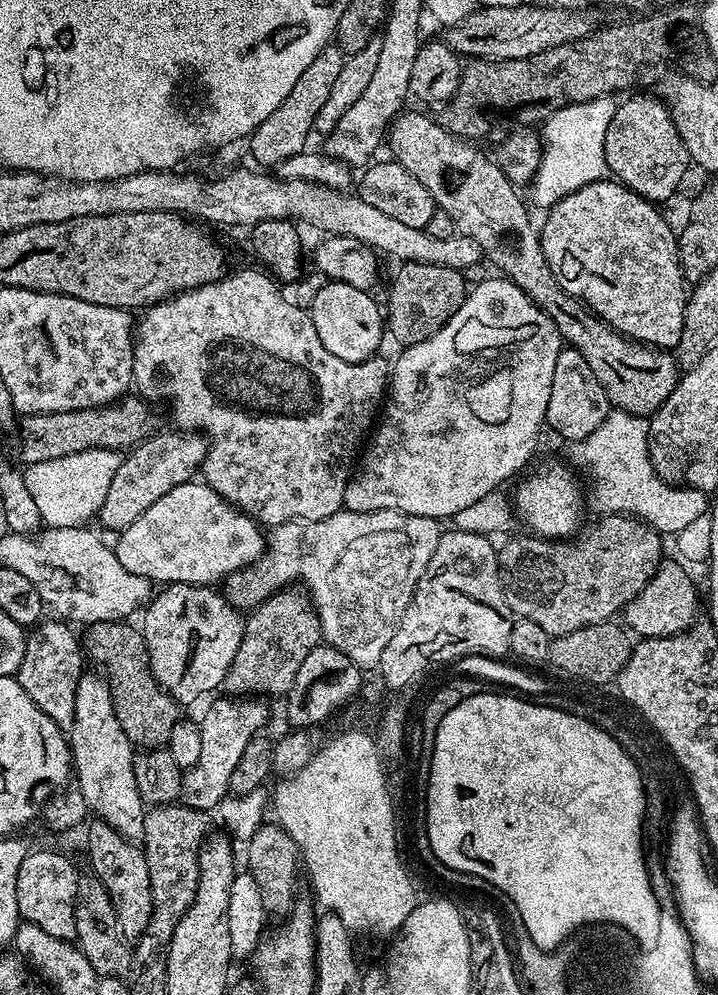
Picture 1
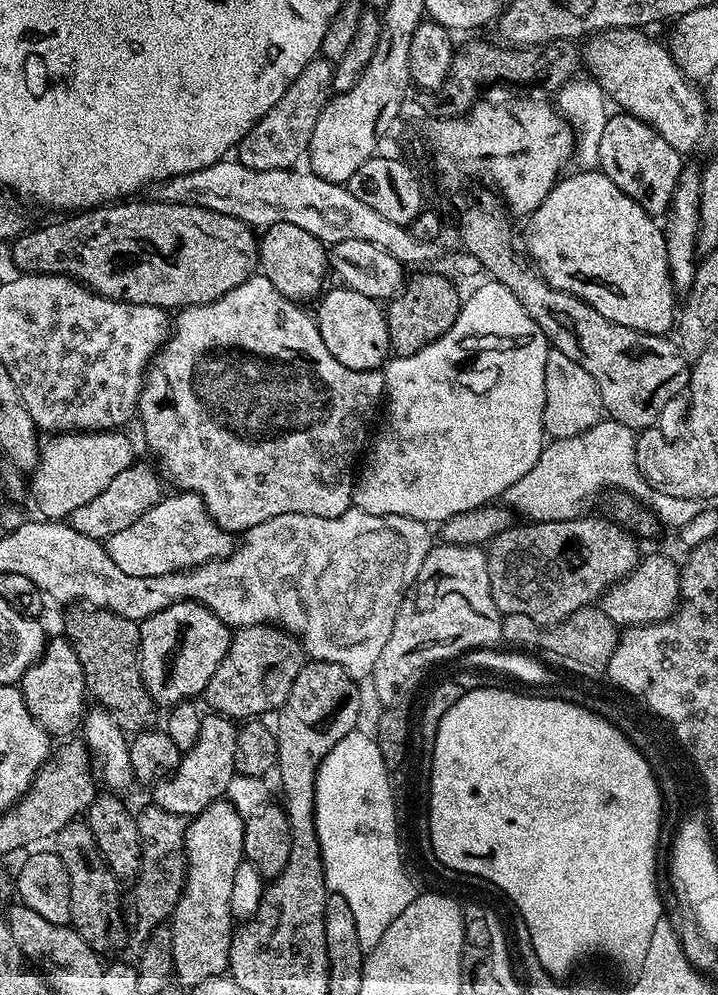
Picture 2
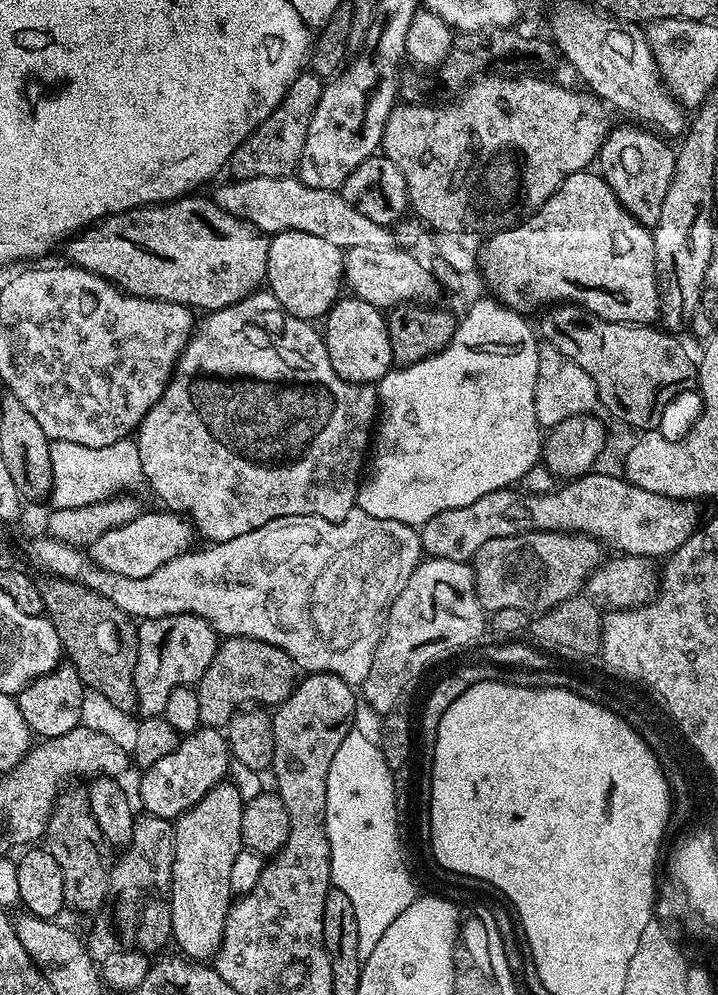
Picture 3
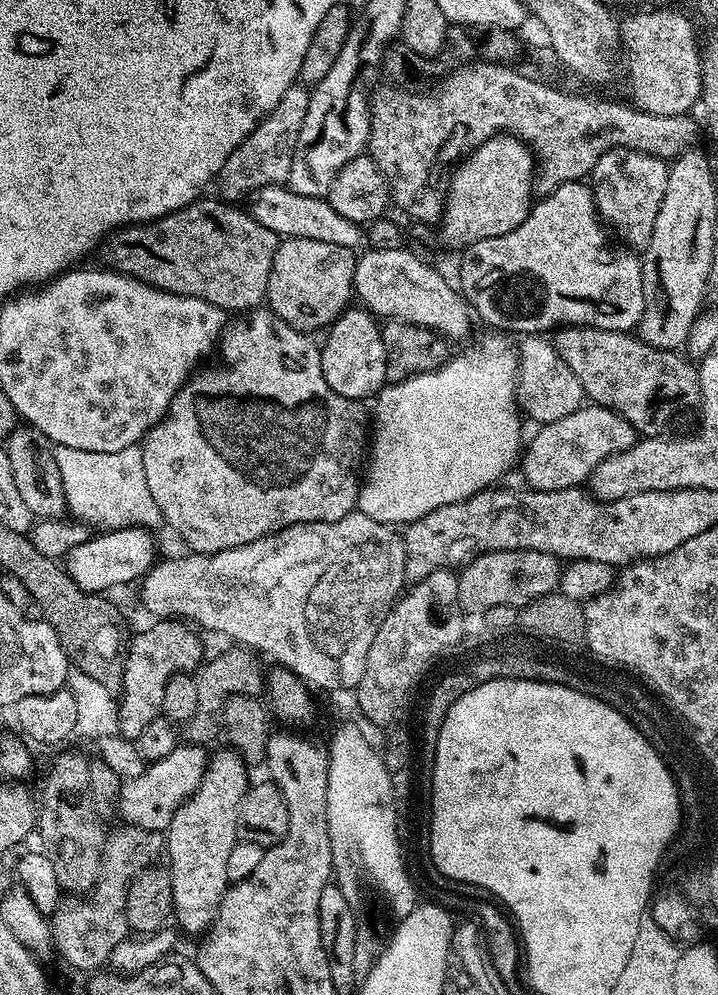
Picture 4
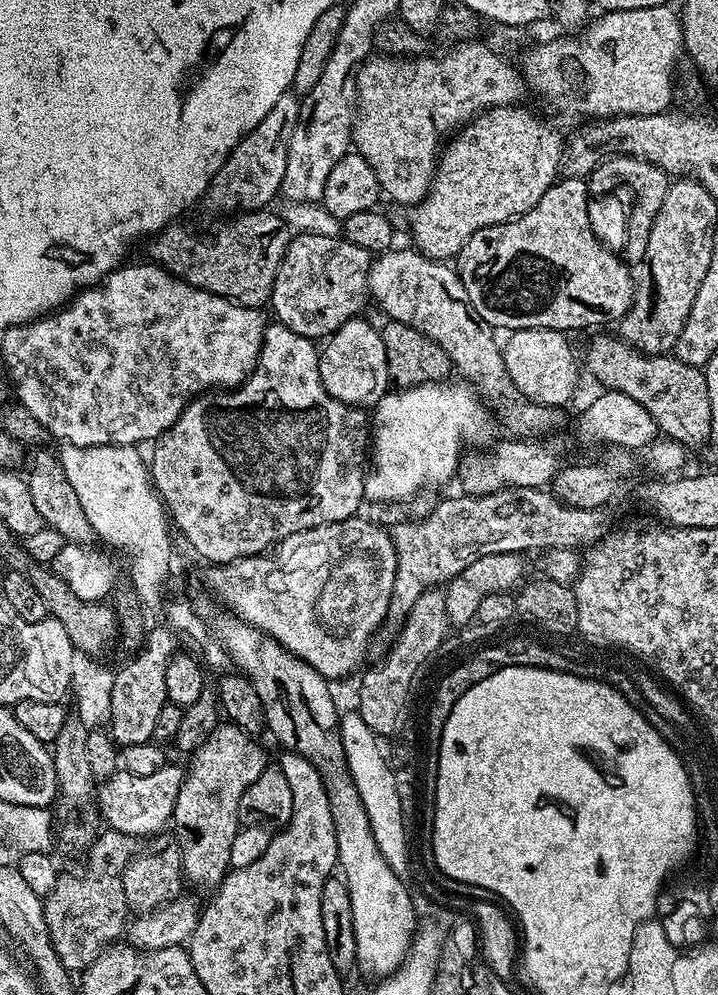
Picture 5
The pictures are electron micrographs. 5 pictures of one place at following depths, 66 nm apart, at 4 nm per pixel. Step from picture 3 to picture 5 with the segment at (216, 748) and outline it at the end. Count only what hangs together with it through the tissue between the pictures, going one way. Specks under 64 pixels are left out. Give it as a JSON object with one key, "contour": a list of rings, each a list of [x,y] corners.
{"contour":[[[165,762],[158,770],[154,770],[154,774],[130,774],[117,770],[112,776],[101,779],[95,789],[99,819],[113,832],[137,838],[154,837],[169,827],[184,773],[181,765],[179,768],[172,762]]]}

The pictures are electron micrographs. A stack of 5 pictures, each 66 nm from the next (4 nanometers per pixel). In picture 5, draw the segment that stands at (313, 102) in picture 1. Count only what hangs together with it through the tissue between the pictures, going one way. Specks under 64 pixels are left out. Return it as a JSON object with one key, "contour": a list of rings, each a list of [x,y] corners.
{"contour":[[[291,91],[282,94],[278,102],[274,102],[270,114],[250,130],[234,146],[234,150],[226,158],[226,162],[216,172],[208,186],[206,201],[216,212],[228,212],[227,214],[243,214],[264,210],[269,207],[272,199],[277,199],[280,187],[282,186],[282,174],[286,174],[286,154],[290,146],[290,134],[298,126],[300,117],[299,95]]]}

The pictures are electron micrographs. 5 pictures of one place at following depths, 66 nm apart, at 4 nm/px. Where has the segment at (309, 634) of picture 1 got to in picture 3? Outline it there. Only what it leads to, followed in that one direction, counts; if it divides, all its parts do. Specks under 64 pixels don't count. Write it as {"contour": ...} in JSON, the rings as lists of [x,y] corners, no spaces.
{"contour":[[[245,636],[223,639],[218,645],[213,662],[196,685],[203,727],[223,729],[230,717],[245,706],[273,707],[284,701],[296,685],[296,667],[280,647]]]}

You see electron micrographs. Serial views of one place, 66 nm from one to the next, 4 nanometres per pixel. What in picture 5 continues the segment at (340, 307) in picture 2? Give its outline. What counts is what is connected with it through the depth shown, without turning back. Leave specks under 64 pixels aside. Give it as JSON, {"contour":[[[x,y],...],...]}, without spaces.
{"contour":[[[364,318],[346,321],[337,332],[323,341],[319,353],[322,386],[326,386],[326,394],[338,398],[338,402],[368,410],[389,391],[386,346],[377,325],[367,324]]]}

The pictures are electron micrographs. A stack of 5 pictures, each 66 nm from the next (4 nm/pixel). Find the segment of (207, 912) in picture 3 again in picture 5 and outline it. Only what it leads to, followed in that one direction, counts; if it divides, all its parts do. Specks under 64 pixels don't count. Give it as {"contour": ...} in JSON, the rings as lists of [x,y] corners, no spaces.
{"contour":[[[220,722],[207,736],[195,745],[196,753],[192,761],[186,764],[184,781],[178,790],[178,798],[174,802],[171,823],[177,824],[174,829],[174,841],[180,848],[181,870],[183,879],[190,885],[212,890],[230,871],[230,850],[238,831],[238,802],[242,794],[258,778],[266,767],[264,752],[256,744],[248,744],[249,733],[243,732],[237,724]]]}

